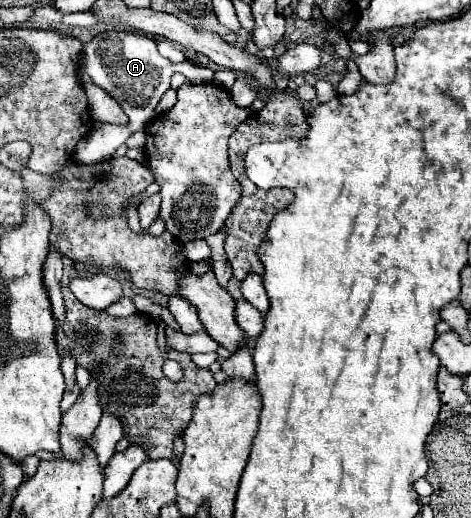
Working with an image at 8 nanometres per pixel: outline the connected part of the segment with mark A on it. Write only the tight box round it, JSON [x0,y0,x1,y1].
[82,30,214,132]

